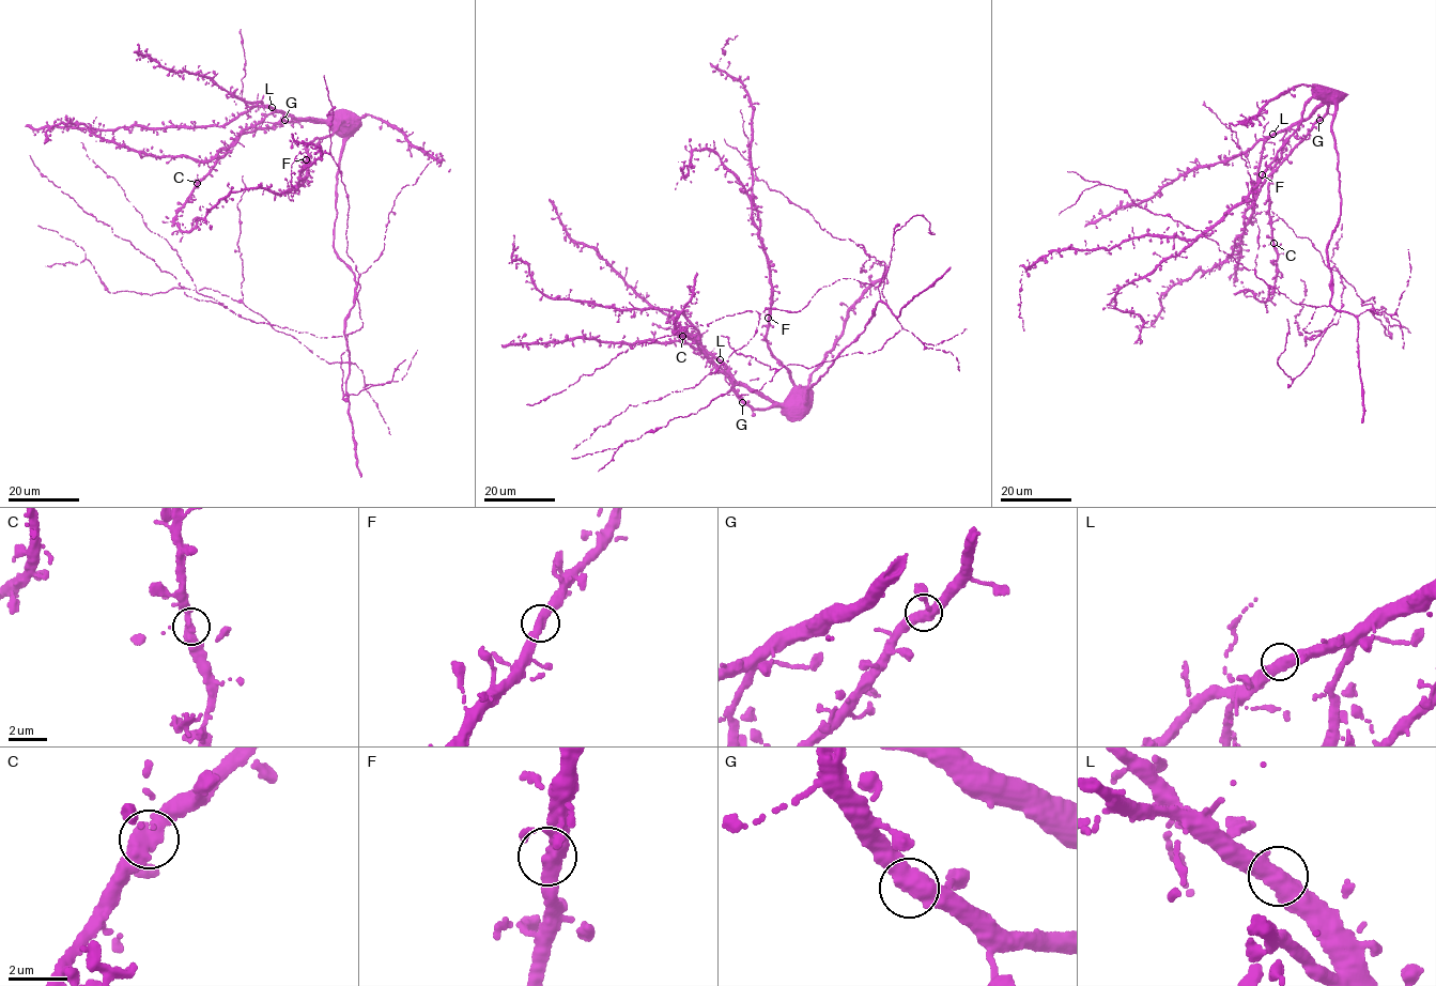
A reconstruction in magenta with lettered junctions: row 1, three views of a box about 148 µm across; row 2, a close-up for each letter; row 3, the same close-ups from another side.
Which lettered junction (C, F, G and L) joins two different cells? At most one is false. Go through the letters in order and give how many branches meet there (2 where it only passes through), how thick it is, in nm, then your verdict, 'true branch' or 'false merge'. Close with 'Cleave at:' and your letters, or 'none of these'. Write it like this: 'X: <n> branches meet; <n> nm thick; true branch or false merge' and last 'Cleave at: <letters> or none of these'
C: 2 branches meet; 480 nm thick; true branch
F: 2 branches meet; 460 nm thick; true branch
G: 2 branches meet; 480 nm thick; true branch
L: 2 branches meet; 460 nm thick; true branch
Cleave at: none of these

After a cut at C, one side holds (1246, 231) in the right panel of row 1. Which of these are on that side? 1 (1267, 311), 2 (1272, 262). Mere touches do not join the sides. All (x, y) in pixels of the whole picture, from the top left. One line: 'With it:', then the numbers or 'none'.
With it: none

